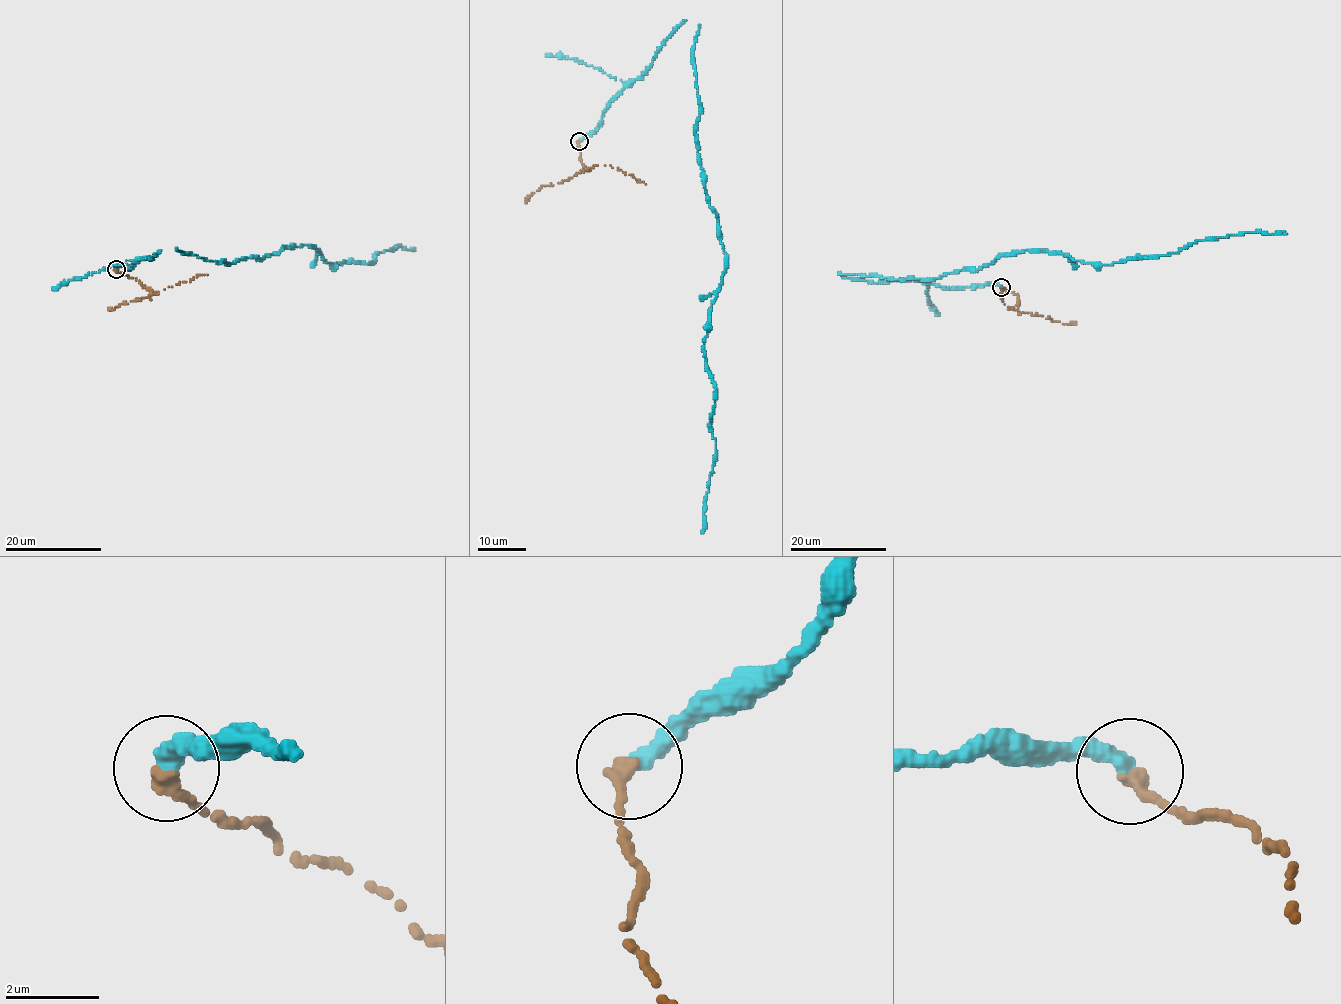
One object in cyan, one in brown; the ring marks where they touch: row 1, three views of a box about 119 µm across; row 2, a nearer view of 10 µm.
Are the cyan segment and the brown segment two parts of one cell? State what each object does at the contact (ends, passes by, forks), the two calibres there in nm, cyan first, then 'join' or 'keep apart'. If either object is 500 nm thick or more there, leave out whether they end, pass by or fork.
cyan ends; brown ends; calibres 380 and 360 nm; keep apart

